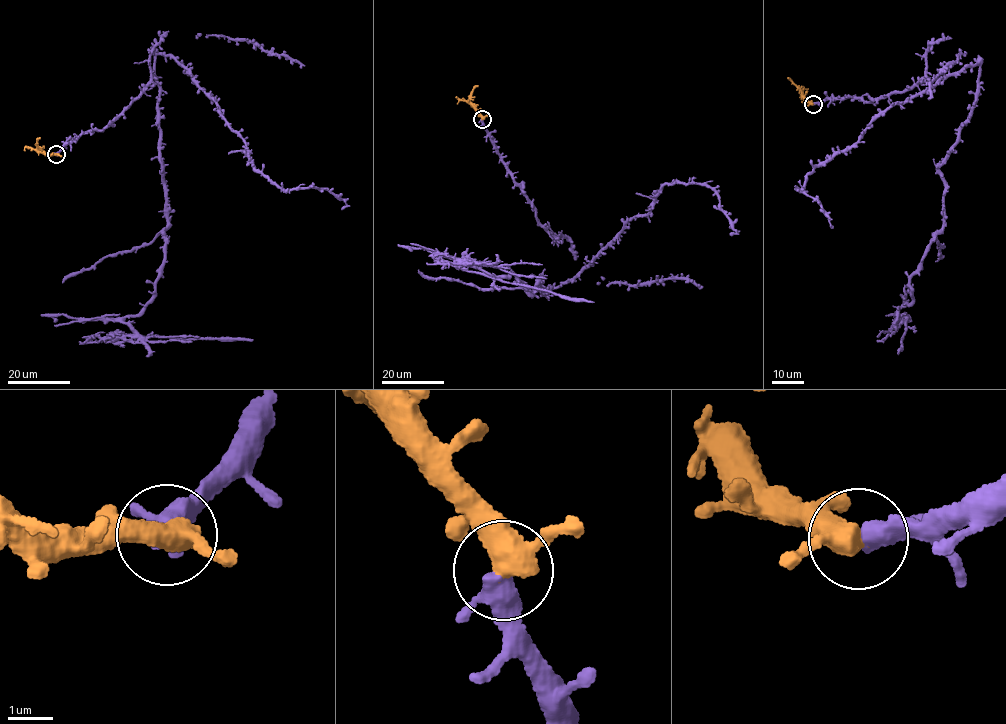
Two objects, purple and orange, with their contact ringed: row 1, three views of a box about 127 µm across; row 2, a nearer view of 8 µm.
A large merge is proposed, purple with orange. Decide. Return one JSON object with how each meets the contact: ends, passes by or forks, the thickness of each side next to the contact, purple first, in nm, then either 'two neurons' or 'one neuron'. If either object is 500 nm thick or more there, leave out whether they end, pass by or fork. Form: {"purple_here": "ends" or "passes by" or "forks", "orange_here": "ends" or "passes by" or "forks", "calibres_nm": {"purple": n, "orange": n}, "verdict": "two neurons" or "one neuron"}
{"purple_here": "passes by", "orange_here": "passes by", "calibres_nm": {"purple": 400, "orange": 480}, "verdict": "two neurons"}

